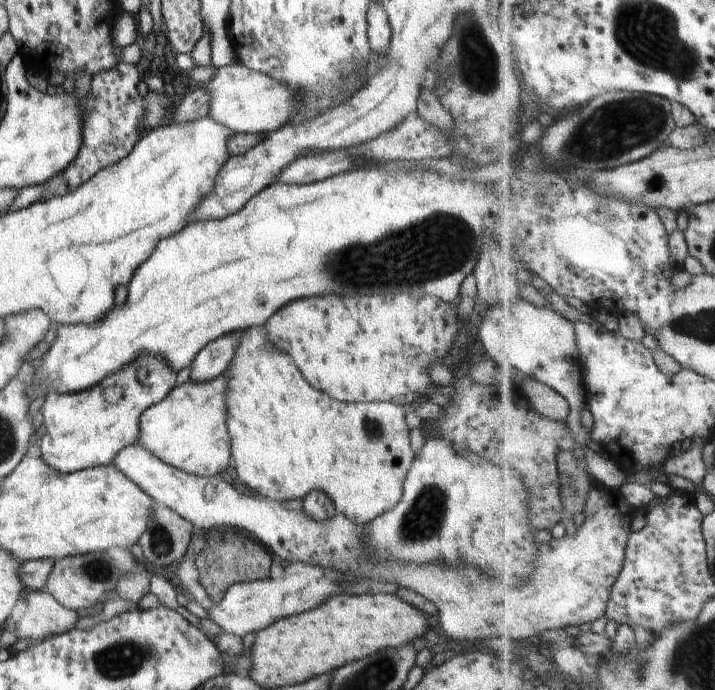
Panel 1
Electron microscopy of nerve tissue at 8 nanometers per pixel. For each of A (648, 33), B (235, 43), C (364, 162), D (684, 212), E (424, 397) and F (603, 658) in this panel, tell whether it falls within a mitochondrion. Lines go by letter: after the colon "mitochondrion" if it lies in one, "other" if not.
A: mitochondrion
B: other
C: other
D: other
E: other
F: other

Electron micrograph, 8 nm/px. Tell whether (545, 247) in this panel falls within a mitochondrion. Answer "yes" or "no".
no

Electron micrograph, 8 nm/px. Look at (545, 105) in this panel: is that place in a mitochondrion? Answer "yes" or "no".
no

